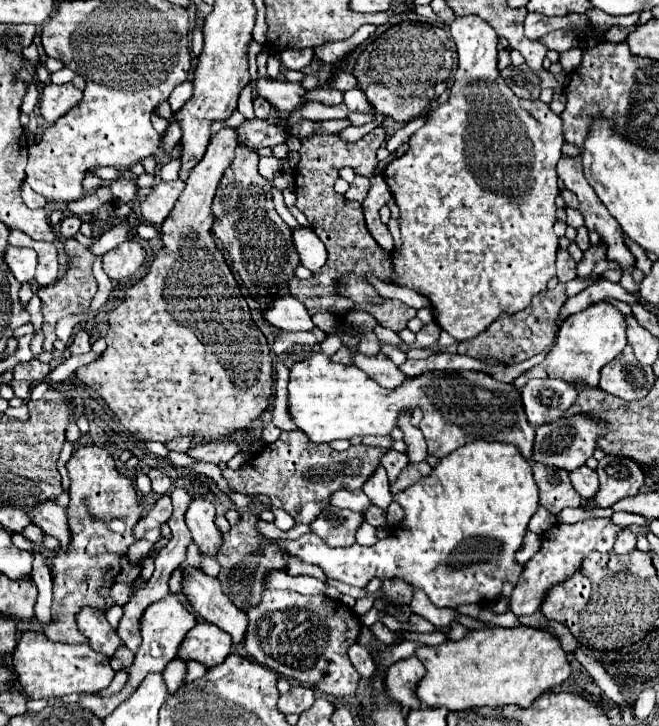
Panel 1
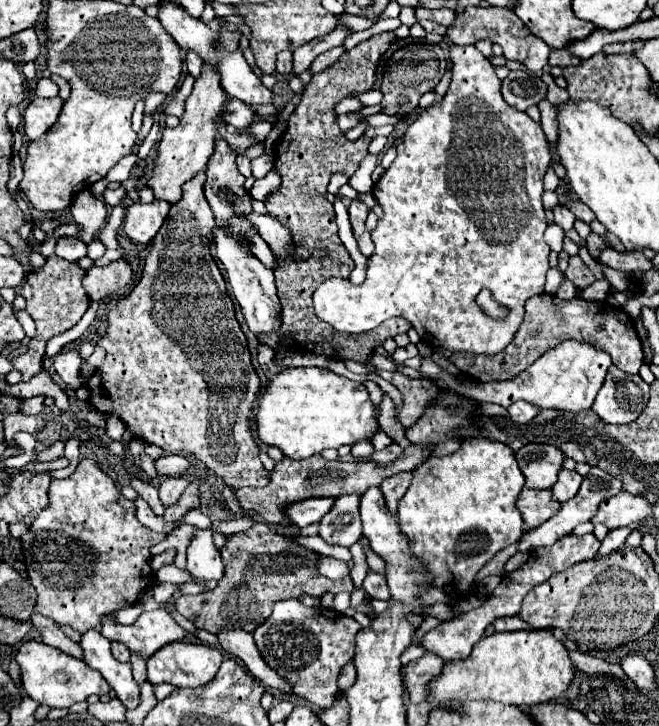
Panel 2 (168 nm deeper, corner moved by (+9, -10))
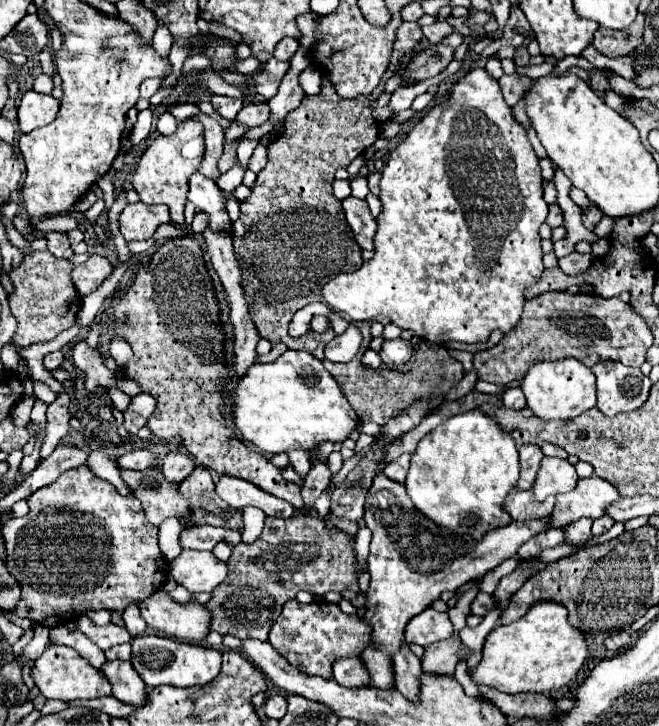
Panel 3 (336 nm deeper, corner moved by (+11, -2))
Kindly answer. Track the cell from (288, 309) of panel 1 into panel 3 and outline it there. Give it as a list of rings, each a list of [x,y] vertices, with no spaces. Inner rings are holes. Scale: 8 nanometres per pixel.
[[[193,173],[189,179],[189,201],[201,209],[203,213],[209,215],[209,225],[213,227],[213,231],[219,229],[227,229],[229,233],[233,233],[233,221],[229,219],[227,207],[225,207],[225,197],[221,193],[221,189],[217,187],[217,183],[201,173]]]

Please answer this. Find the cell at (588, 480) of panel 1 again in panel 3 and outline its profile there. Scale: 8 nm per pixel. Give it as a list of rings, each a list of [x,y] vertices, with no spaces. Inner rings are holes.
[[[545,457],[541,461],[541,469],[535,479],[533,493],[539,501],[543,501],[549,495],[561,495],[565,491],[571,491],[575,487],[577,479],[579,479],[577,471],[569,461]]]

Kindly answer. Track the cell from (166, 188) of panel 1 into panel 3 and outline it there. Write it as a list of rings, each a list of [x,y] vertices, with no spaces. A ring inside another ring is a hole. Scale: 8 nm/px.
[[[131,203],[119,215],[119,231],[125,241],[151,239],[161,223],[169,223],[169,209],[165,205]]]

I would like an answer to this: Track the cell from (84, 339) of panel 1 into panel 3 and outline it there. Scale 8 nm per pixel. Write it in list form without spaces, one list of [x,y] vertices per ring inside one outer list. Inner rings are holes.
[[[61,351],[47,353],[47,355],[45,355],[45,359],[43,359],[43,363],[45,363],[45,367],[47,367],[49,371],[55,371],[55,369],[59,369],[63,361],[65,361],[65,355],[63,355]]]

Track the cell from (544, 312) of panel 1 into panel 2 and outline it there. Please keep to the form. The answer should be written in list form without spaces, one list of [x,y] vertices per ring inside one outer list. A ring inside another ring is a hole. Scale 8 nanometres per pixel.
[[[535,295],[525,305],[525,319],[515,335],[515,339],[503,349],[499,355],[471,355],[471,353],[453,353],[451,361],[459,371],[467,377],[487,383],[487,381],[505,381],[517,377],[531,363],[535,363],[543,353],[557,347],[561,341],[575,339],[581,343],[589,343],[595,349],[601,349],[611,355],[613,365],[617,365],[625,373],[639,373],[643,365],[641,341],[637,337],[635,325],[631,317],[621,307],[611,307],[607,301],[595,303],[585,301],[581,297],[573,297],[571,301],[563,301],[555,295]]]

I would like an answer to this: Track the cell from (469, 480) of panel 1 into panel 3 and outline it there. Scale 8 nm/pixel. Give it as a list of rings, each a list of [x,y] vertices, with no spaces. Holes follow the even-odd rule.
[[[475,409],[449,417],[445,423],[429,431],[425,439],[421,439],[417,451],[411,455],[411,467],[407,471],[405,489],[417,511],[421,511],[421,515],[433,519],[433,523],[453,531],[455,535],[467,535],[479,541],[487,531],[505,527],[513,521],[511,515],[503,509],[503,501],[507,493],[517,487],[517,479],[519,457],[513,439],[509,439],[509,435],[501,431],[501,427],[495,421],[491,421],[487,415]]]

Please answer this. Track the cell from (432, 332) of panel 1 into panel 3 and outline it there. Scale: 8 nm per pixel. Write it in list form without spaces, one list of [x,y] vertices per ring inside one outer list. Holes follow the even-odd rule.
[[[393,339],[393,341],[383,343],[379,355],[381,355],[381,359],[387,367],[393,367],[393,365],[399,365],[399,363],[407,363],[413,355],[413,347],[405,339]]]

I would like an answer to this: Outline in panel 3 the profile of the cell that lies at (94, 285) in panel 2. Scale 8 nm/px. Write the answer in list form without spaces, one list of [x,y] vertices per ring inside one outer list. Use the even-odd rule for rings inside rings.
[[[89,255],[89,259],[83,263],[83,265],[77,265],[73,271],[71,271],[71,279],[73,283],[77,283],[77,291],[81,297],[93,293],[115,269],[115,263],[105,257],[105,255]]]

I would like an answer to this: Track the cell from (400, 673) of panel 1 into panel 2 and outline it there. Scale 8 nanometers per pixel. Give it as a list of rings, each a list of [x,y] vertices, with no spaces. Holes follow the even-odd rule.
[[[427,651],[421,659],[403,667],[403,683],[405,683],[405,689],[409,691],[413,703],[427,701],[427,695],[429,695],[427,685],[441,675],[443,665],[445,665],[445,661],[439,655],[433,655]]]

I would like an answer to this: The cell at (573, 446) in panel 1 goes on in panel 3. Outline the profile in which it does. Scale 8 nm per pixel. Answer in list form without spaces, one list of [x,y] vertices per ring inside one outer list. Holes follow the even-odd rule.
[[[521,445],[519,447],[519,459],[521,459],[521,477],[517,483],[517,489],[531,489],[537,477],[537,471],[541,467],[543,451],[537,445]]]

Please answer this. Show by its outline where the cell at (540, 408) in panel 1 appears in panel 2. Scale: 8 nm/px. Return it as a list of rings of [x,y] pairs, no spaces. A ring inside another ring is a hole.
[[[515,401],[507,411],[515,423],[529,423],[539,413],[539,409],[531,407],[527,401]]]

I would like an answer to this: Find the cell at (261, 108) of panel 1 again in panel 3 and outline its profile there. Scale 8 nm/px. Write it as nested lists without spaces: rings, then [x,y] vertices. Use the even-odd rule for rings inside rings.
[[[213,95],[211,97],[211,103],[229,121],[233,121],[235,115],[239,113],[239,109],[243,107],[243,101],[241,99],[233,99],[233,97],[225,97],[225,95]]]

